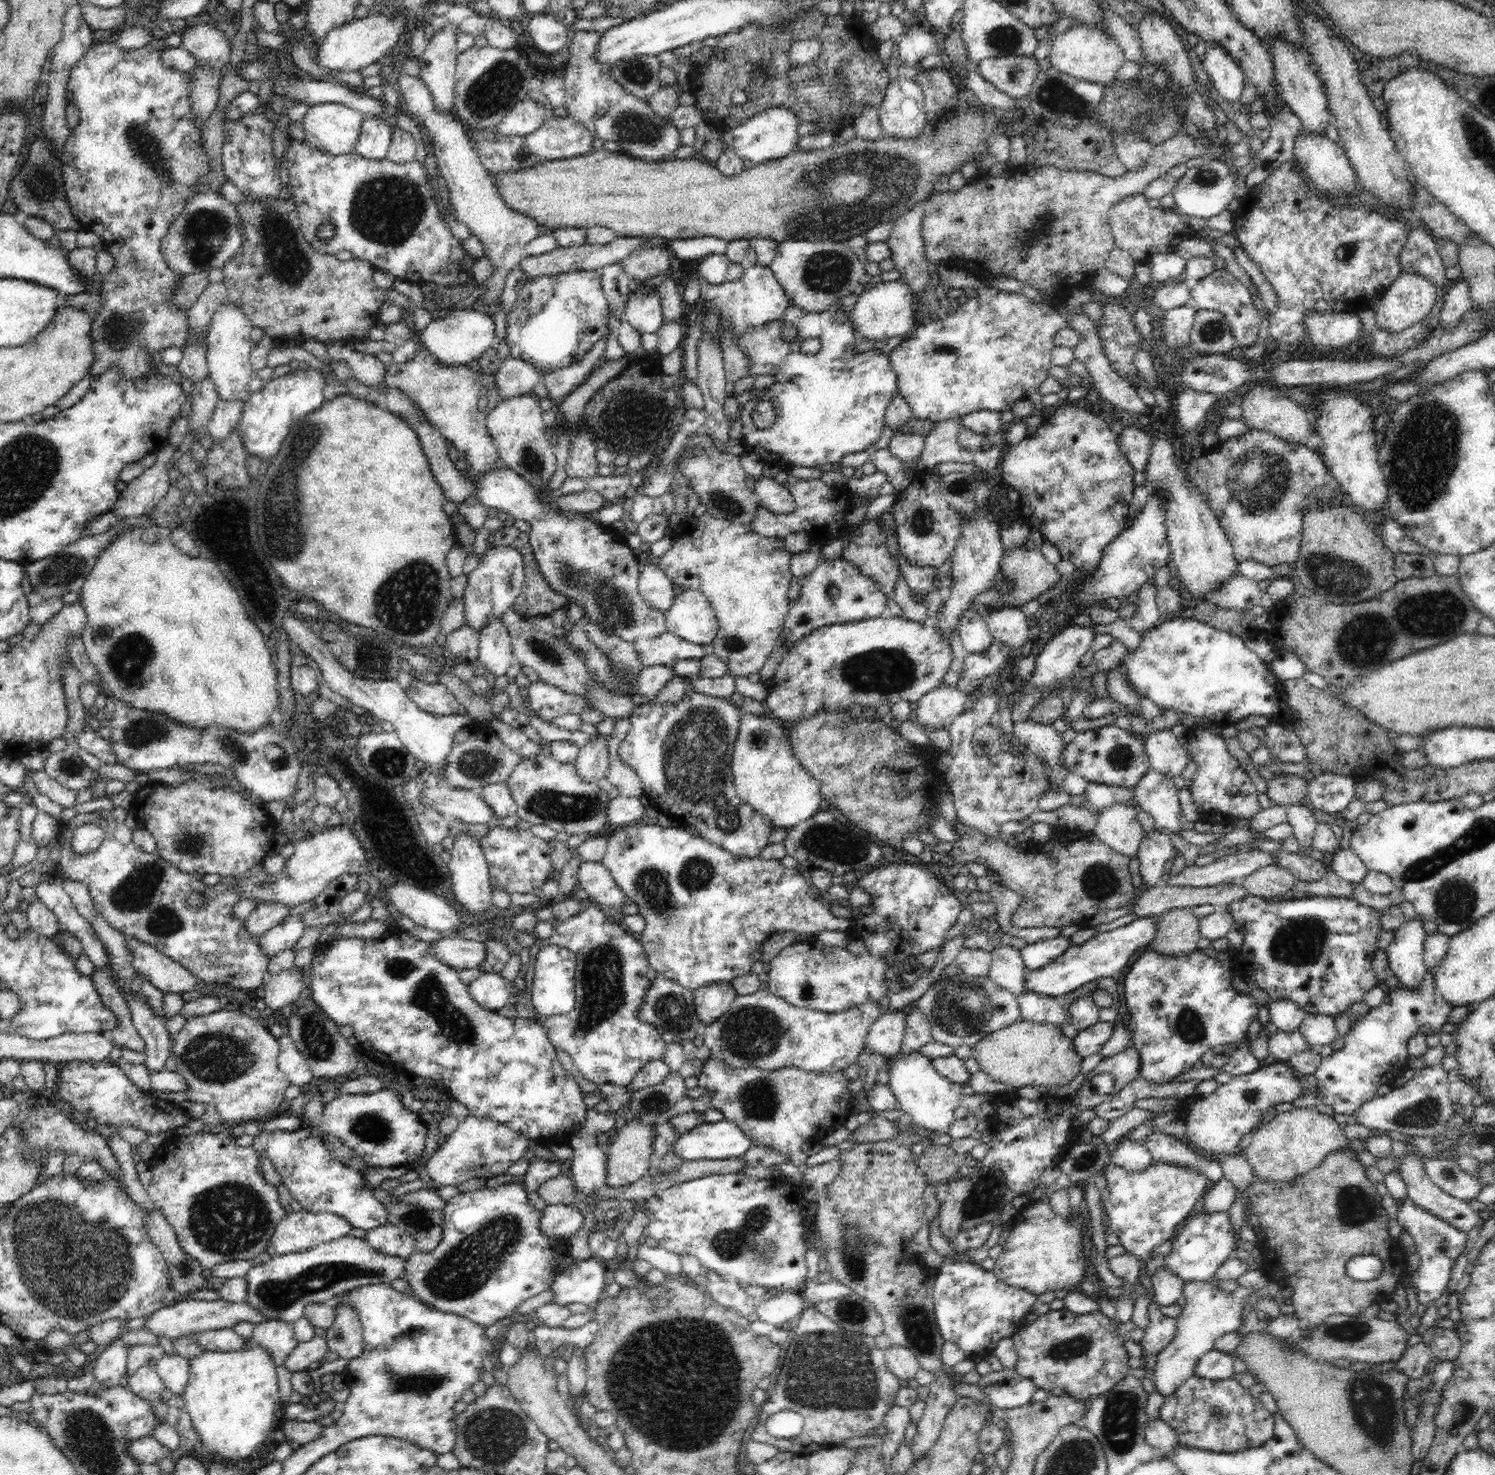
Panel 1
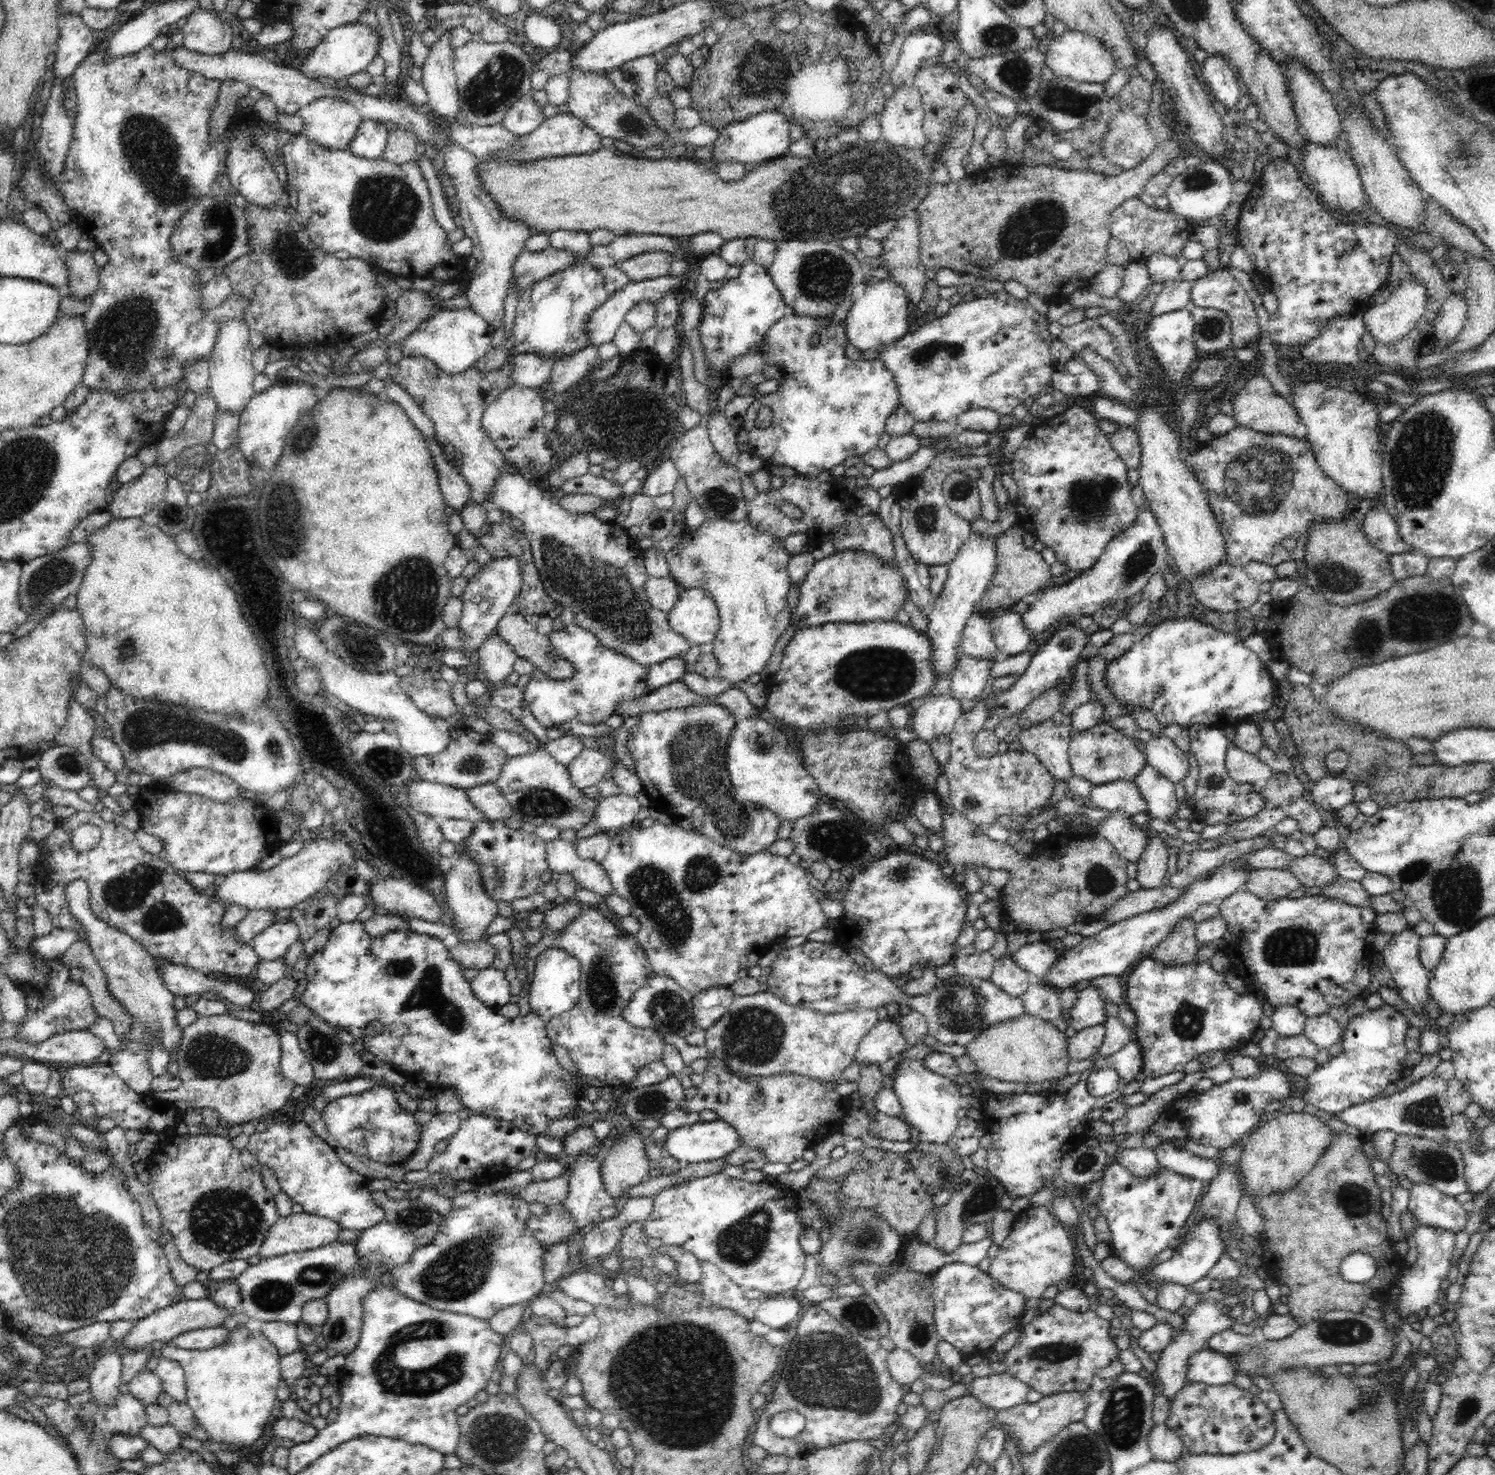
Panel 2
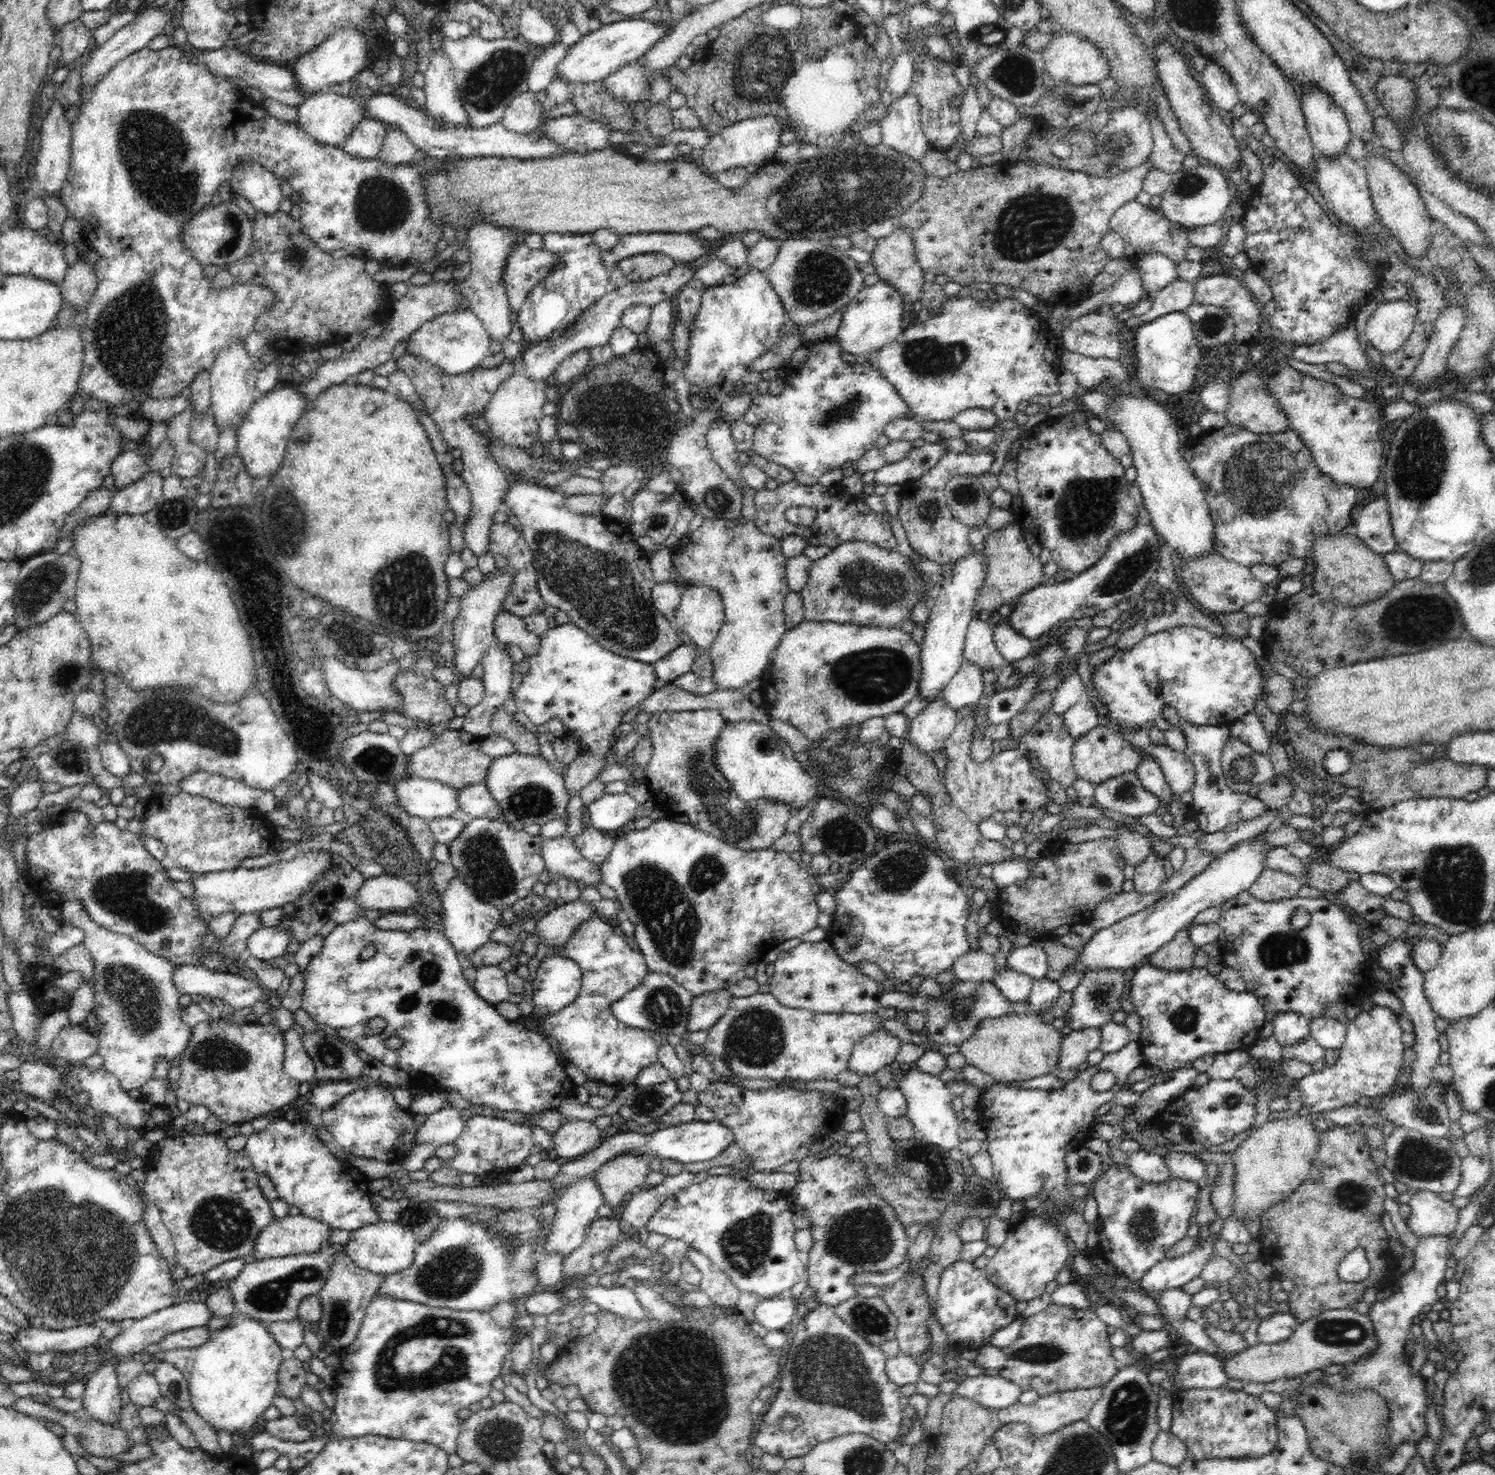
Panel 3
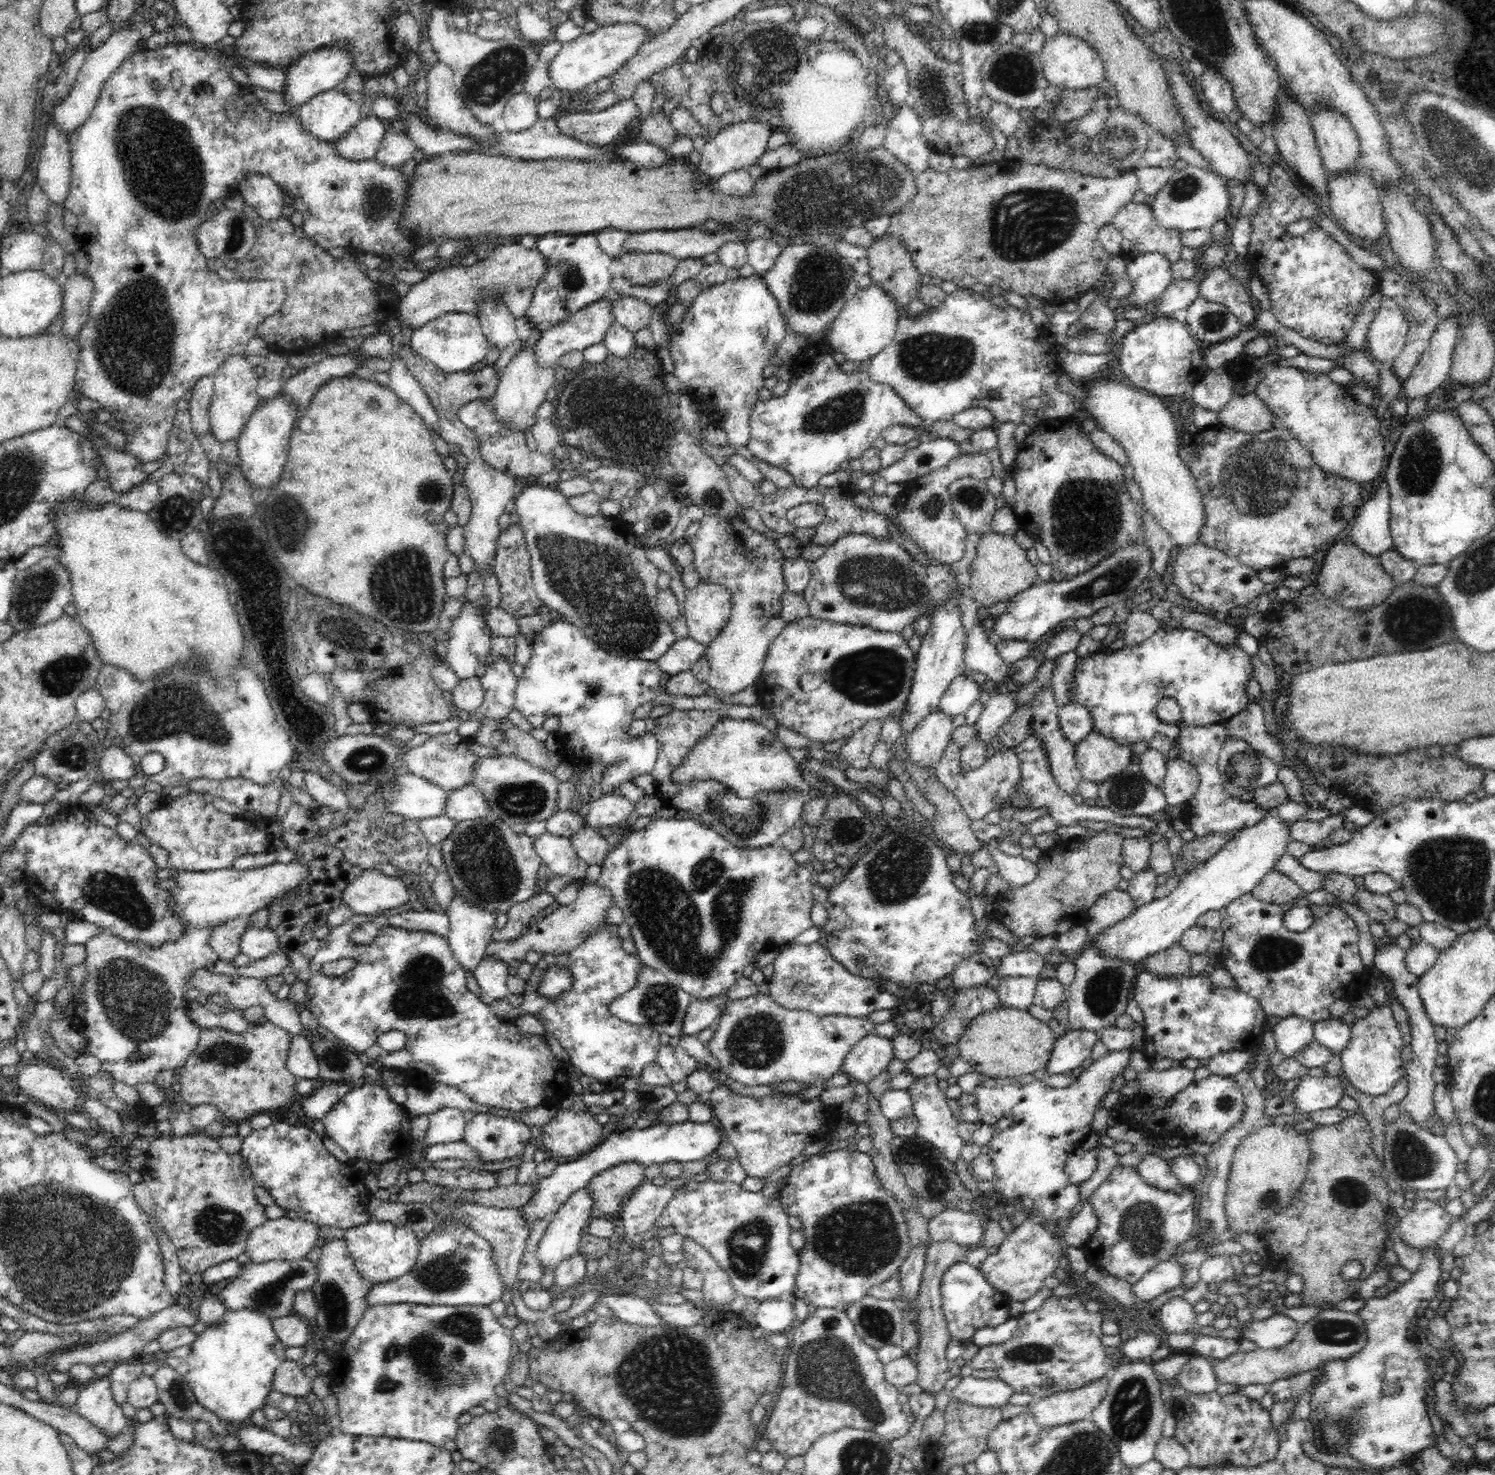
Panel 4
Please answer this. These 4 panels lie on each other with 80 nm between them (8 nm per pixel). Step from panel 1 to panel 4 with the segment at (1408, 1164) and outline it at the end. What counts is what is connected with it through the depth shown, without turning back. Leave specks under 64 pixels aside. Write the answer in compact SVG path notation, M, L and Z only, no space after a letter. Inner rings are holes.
M1416 1199L1408 1214L1399 1218L1399 1230L1402 1242L1410 1248L1421 1250L1433 1244L1450 1228L1456 1220L1448 1214L1442 1201Z

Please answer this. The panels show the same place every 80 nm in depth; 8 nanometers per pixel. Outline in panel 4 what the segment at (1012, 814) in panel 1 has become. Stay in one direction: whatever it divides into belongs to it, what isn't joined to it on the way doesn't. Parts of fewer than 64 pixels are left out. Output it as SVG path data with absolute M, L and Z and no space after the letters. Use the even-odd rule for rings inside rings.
M949 741L942 758L934 767L938 782L941 782L950 792L954 793L958 802L970 820L981 820L990 810L1014 806L1017 809L1027 807L1027 798L1023 792L1017 792L1015 786L1019 785L1020 778L1020 759L1018 755L1009 749L1007 751L996 751L989 759L981 760L976 770L961 769L961 747ZM993 794L997 796L993 800Z

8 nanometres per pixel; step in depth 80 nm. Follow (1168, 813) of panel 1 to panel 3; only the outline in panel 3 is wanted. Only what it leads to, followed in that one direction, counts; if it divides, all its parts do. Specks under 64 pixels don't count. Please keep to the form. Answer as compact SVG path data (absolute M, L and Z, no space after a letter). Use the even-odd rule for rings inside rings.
M1144 754L1137 768L1138 779L1142 781L1142 786L1150 791L1152 795L1158 797L1160 806L1168 806L1172 803L1171 790L1166 782L1164 771L1160 764L1156 763L1156 759L1152 759L1152 755Z

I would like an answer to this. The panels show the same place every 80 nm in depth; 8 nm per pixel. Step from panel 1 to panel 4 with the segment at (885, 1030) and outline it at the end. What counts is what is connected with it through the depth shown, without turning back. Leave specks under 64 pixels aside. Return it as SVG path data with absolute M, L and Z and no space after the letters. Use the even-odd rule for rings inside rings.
M873 1033L864 1036L852 1047L840 1071L855 1082L867 1084L884 1072L894 1057L894 1041Z

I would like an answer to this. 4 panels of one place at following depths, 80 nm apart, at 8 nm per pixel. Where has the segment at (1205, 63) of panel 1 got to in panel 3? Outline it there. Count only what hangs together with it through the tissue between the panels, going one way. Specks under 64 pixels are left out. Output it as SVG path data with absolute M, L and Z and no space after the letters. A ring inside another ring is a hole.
M1208 60L1206 68L1199 75L1200 83L1205 92L1210 94L1216 110L1231 112L1239 101L1238 91L1231 81L1230 75L1222 69L1218 62Z

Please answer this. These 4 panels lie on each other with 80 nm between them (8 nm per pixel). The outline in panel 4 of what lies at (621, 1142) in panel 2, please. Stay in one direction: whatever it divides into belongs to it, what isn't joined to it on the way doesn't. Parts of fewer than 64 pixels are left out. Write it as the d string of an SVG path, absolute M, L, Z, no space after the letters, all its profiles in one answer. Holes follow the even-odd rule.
M624 1161L592 1177L587 1188L602 1217L622 1208L626 1196L646 1180L646 1167L638 1161Z

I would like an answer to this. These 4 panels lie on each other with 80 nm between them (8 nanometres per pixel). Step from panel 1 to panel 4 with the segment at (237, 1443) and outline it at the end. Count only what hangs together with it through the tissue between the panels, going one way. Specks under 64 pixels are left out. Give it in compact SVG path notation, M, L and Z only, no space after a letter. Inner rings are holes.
M226 1309L219 1321L201 1332L194 1342L168 1352L167 1366L184 1376L204 1410L221 1423L240 1424L267 1404L276 1368L287 1360L287 1346L280 1342L272 1322L260 1312Z

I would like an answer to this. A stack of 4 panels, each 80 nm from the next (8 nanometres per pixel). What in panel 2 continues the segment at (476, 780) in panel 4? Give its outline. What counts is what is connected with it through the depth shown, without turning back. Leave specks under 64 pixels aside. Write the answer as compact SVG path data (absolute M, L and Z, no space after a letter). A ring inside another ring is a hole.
M535 748L531 752L515 757L508 757L501 766L499 777L493 782L502 789L511 807L514 808L512 818L520 822L532 822L536 826L552 825L560 830L572 828L579 831L584 824L593 819L598 800L586 800L580 796L578 785L571 780L570 768L562 766L544 748Z

